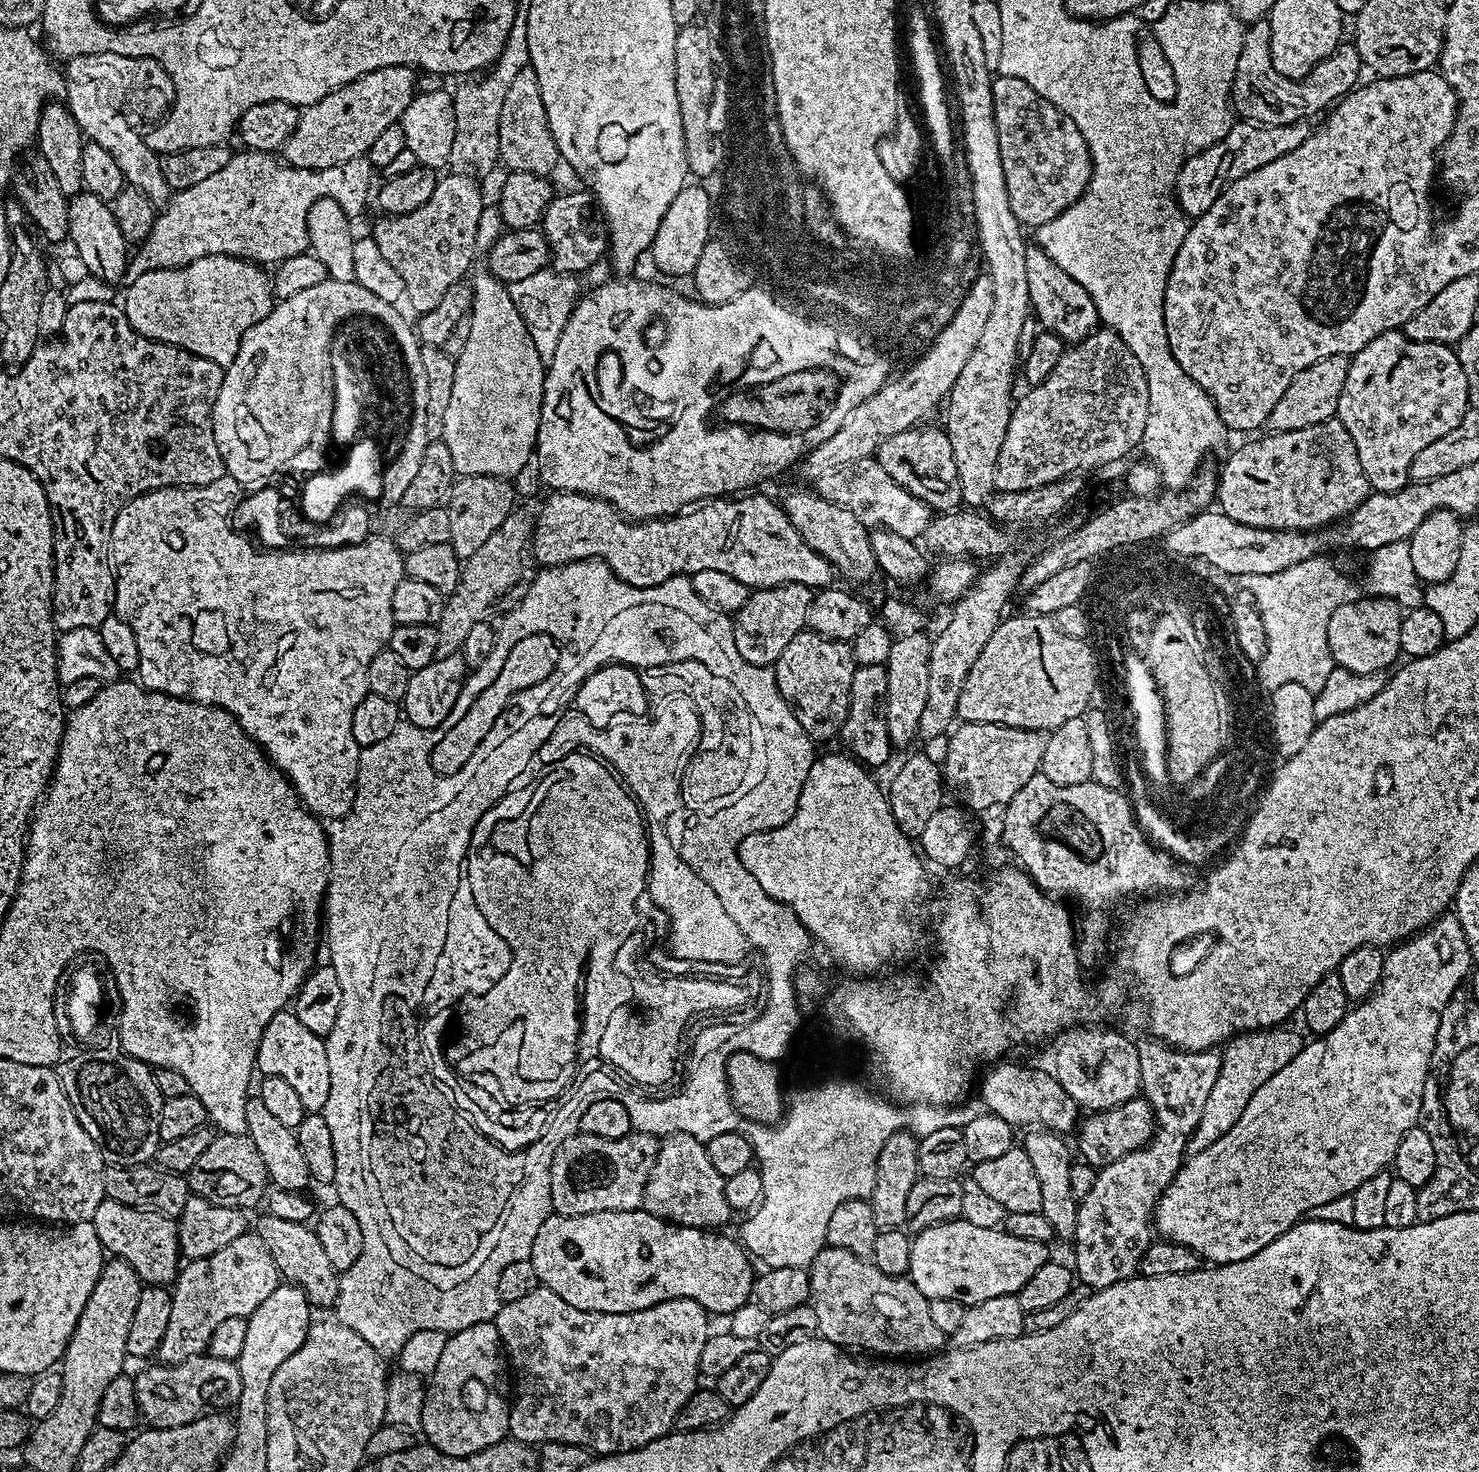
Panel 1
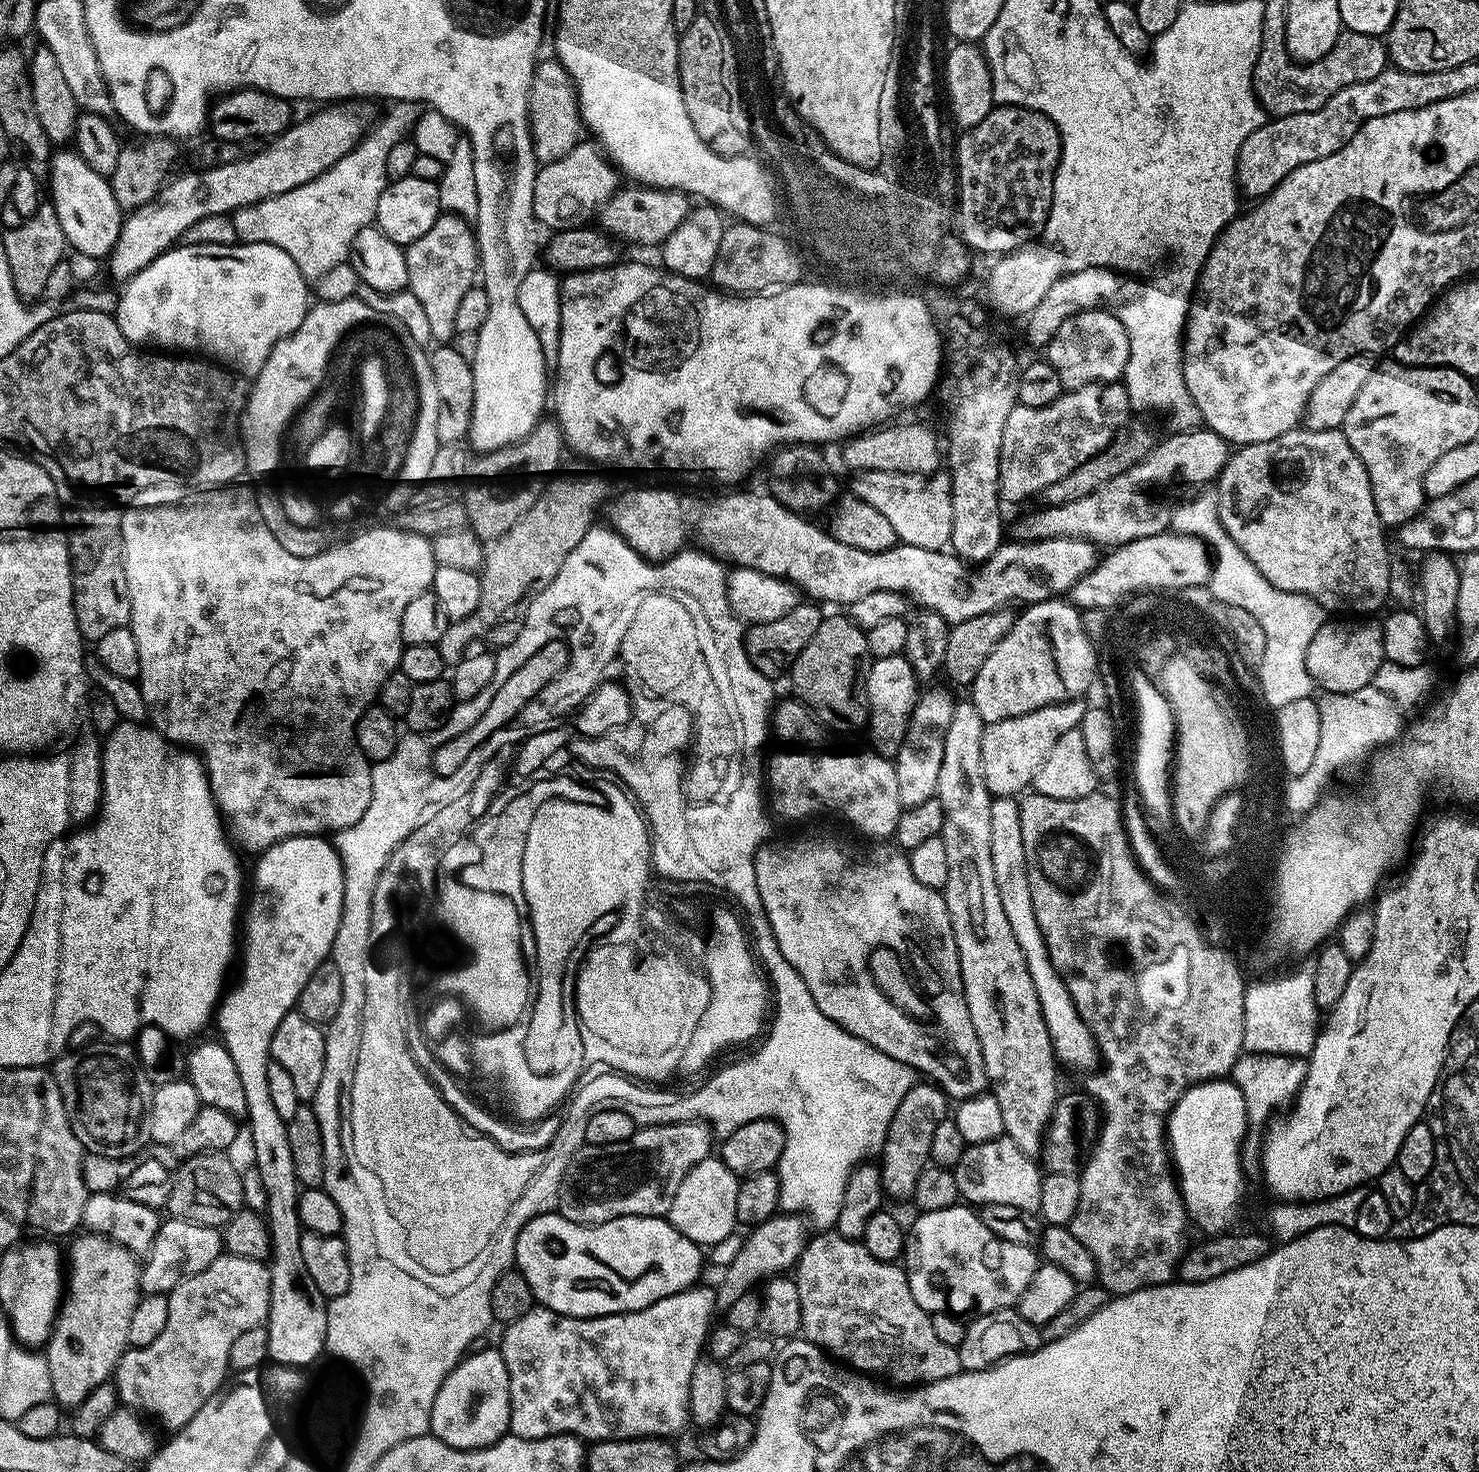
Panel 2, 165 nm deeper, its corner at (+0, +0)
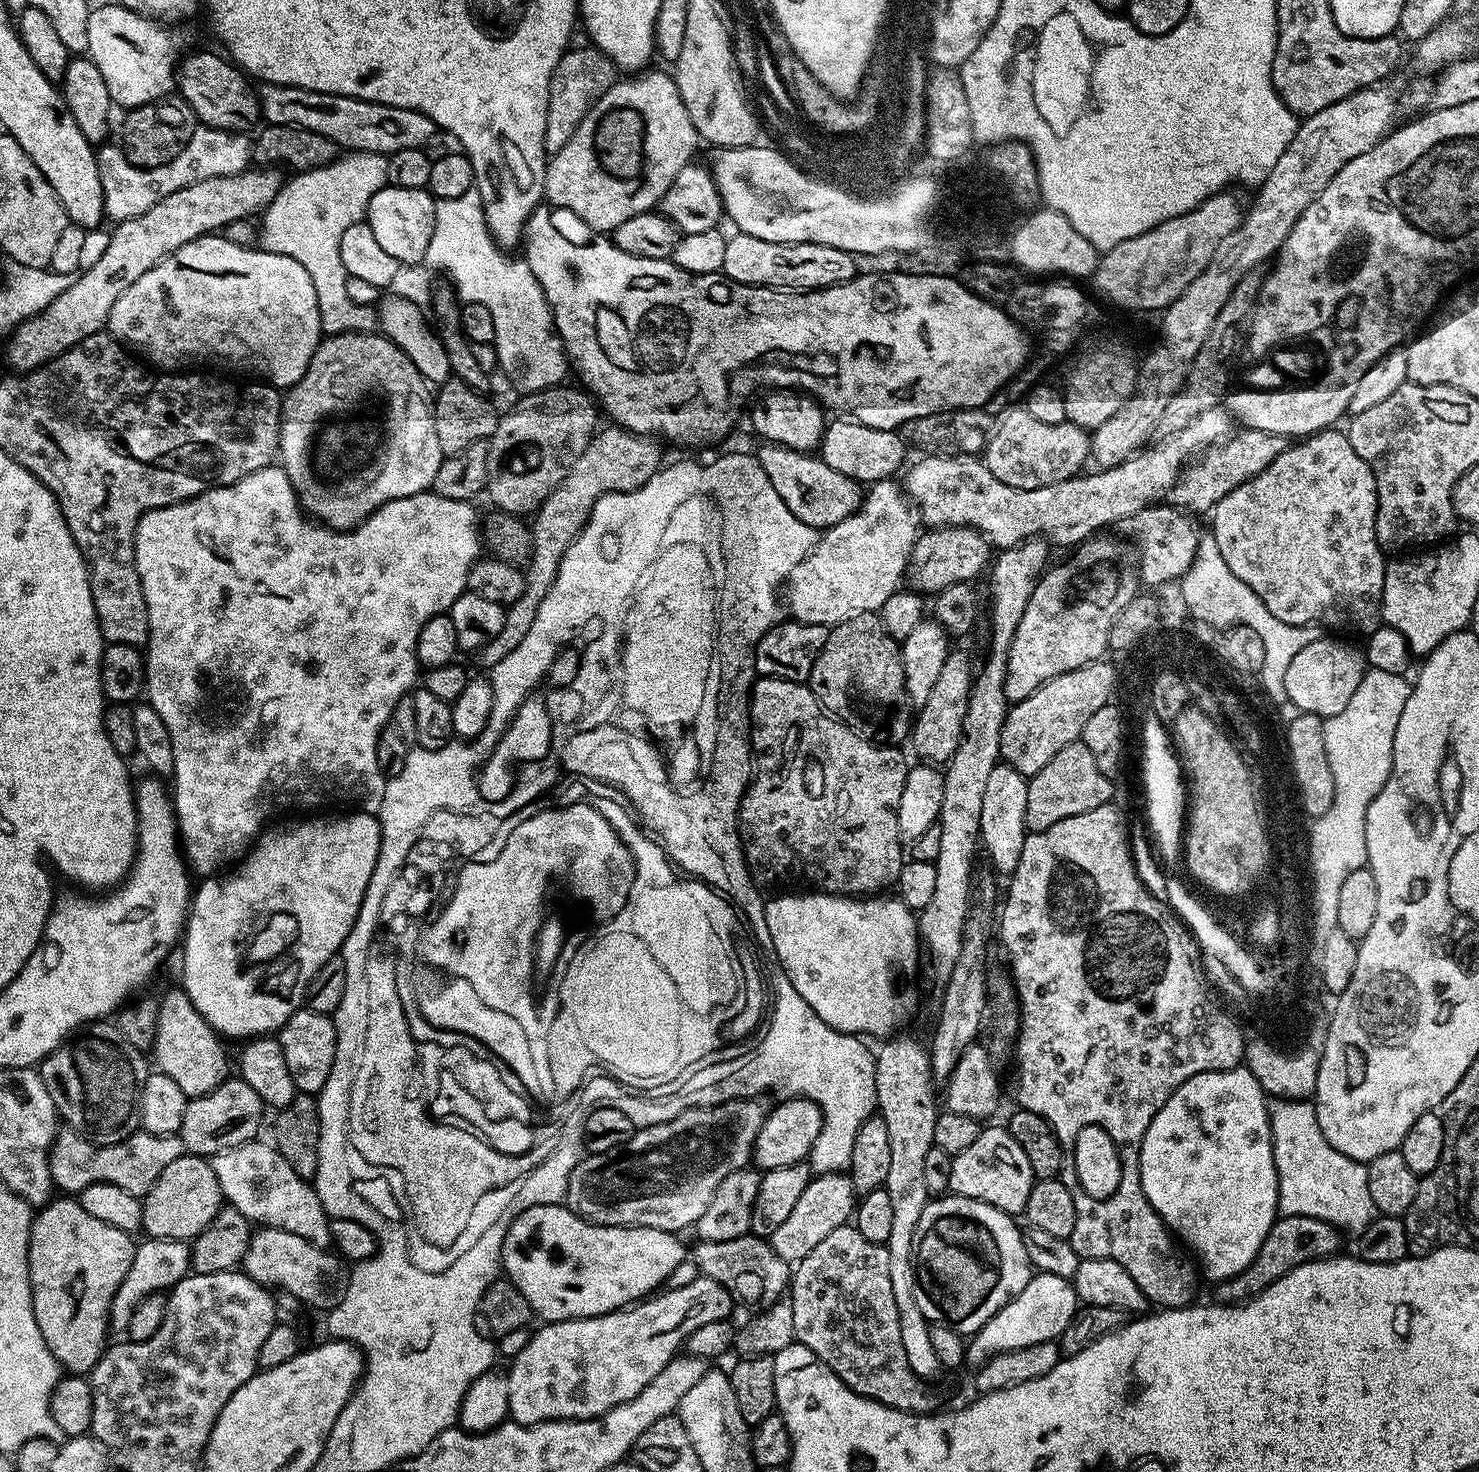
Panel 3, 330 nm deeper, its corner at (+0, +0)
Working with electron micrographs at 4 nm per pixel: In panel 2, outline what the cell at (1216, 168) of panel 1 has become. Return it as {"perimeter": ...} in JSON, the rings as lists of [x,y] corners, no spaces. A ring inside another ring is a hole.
{"perimeter":[[[1390,66],[1382,74],[1370,78],[1366,82],[1358,82],[1357,84],[1345,83],[1334,95],[1324,101],[1321,108],[1315,108],[1312,112],[1277,116],[1269,119],[1258,130],[1251,132],[1246,138],[1246,142],[1242,142],[1242,146],[1238,150],[1238,158],[1236,159],[1237,185],[1245,197],[1256,196],[1255,198],[1263,198],[1268,193],[1273,192],[1282,182],[1282,178],[1286,178],[1286,174],[1290,174],[1298,166],[1334,154],[1350,138],[1354,138],[1354,134],[1360,129],[1360,125],[1365,124],[1370,118],[1378,118],[1382,114],[1397,113],[1398,110],[1402,109],[1421,108],[1424,105],[1445,100],[1447,94],[1448,70],[1408,72],[1402,71],[1395,66]]]}

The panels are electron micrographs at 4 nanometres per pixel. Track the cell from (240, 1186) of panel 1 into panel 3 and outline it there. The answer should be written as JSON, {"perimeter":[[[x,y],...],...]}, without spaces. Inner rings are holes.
{"perimeter":[[[185,1154],[174,1158],[174,1162],[158,1174],[158,1182],[143,1196],[142,1203],[142,1228],[151,1239],[191,1242],[210,1226],[225,1198],[211,1163],[205,1157]]]}

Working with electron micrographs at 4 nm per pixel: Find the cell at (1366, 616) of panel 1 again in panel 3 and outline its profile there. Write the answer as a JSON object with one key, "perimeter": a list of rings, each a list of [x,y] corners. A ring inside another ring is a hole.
{"perimeter":[[[1321,638],[1310,642],[1290,661],[1286,670],[1287,703],[1296,707],[1297,713],[1309,712],[1321,718],[1339,714],[1350,702],[1358,682],[1362,682],[1366,671],[1366,661],[1359,647],[1347,644],[1344,640]]]}

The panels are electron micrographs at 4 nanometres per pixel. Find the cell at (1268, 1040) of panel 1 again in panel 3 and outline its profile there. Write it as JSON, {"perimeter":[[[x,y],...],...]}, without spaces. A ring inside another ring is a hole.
{"perimeter":[[[1273,1099],[1268,1105],[1268,1121],[1272,1131],[1274,1166],[1278,1174],[1279,1215],[1318,1218],[1322,1222],[1333,1224],[1344,1234],[1364,1232],[1366,1226],[1370,1226],[1378,1215],[1374,1198],[1370,1198],[1370,1186],[1366,1186],[1368,1164],[1346,1158],[1341,1152],[1334,1150],[1330,1142],[1326,1142],[1326,1134],[1322,1134],[1322,1126],[1318,1126],[1316,1105],[1307,1099]]]}

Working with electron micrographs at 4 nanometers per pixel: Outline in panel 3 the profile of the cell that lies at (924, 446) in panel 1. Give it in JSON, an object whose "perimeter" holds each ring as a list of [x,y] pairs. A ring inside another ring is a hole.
{"perimeter":[[[851,418],[832,419],[825,423],[824,437],[820,439],[818,455],[826,462],[826,466],[838,470],[838,474],[846,474],[846,478],[855,480],[861,486],[871,486],[878,480],[893,477],[896,474],[894,472],[900,467],[901,469],[905,467],[906,441],[899,431],[878,430]]]}

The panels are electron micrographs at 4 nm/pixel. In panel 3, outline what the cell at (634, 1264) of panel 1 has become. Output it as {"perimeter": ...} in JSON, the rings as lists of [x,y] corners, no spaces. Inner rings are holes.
{"perimeter":[[[551,1204],[534,1206],[514,1218],[500,1248],[500,1259],[503,1275],[524,1295],[533,1313],[541,1316],[541,1321],[578,1320],[585,1316],[619,1312],[655,1293],[674,1273],[676,1264],[686,1258],[686,1248],[684,1252],[680,1239],[675,1232],[657,1228],[591,1224],[589,1220],[573,1214],[568,1207]]]}

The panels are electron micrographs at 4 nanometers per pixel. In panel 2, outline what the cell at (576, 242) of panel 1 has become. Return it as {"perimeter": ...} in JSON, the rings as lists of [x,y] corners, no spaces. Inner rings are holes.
{"perimeter":[[[628,187],[632,188],[617,188],[612,197],[600,207],[599,227],[625,245],[645,244],[646,247],[655,249],[682,224],[682,218],[686,218],[690,210],[690,197],[678,188]]]}

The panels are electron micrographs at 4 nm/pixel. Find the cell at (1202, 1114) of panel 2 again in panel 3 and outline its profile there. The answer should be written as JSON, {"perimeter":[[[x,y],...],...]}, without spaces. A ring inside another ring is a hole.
{"perimeter":[[[1241,1066],[1225,1072],[1203,1072],[1182,1082],[1182,1086],[1170,1094],[1166,1106],[1154,1114],[1154,1122],[1150,1122],[1142,1138],[1142,1190],[1169,1232],[1179,1239],[1181,1236],[1196,1251],[1195,1259],[1203,1275],[1208,1275],[1212,1282],[1242,1274],[1242,1270],[1254,1262],[1262,1242],[1266,1242],[1266,1234],[1270,1234],[1272,1224],[1278,1219],[1280,1195],[1268,1105],[1263,1087],[1249,1068]]]}

